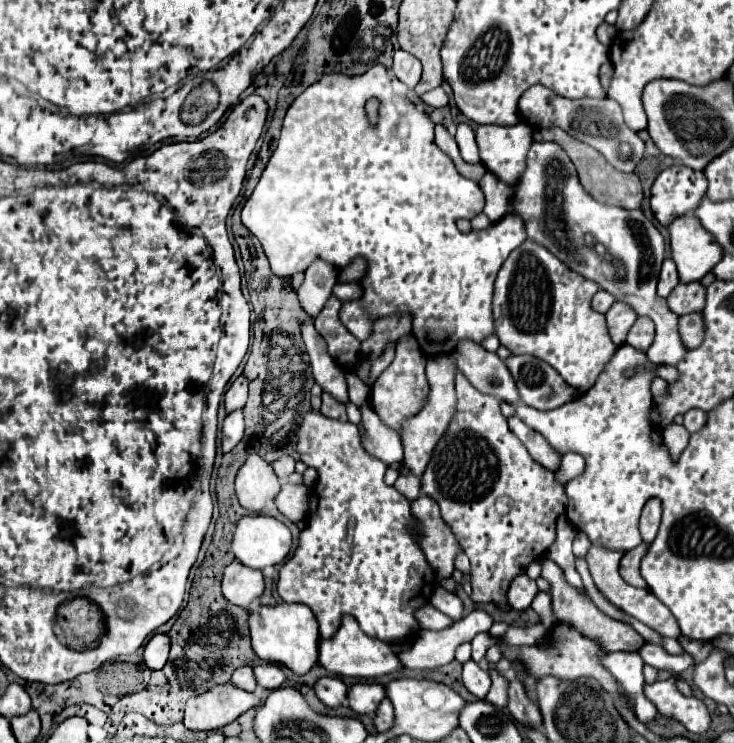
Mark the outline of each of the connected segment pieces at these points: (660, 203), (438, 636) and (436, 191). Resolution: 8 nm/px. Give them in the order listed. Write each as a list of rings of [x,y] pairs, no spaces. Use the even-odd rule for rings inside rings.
[[[673,165],[655,179],[651,187],[651,209],[661,225],[697,209],[707,191],[707,177],[703,171],[685,165]]]
[[[473,611],[465,619],[449,625],[445,631],[419,631],[407,651],[397,657],[407,669],[437,669],[453,661],[455,649],[471,641],[477,633],[489,631],[493,617],[487,611]]]
[[[381,63],[373,65],[369,71],[365,71],[363,75],[357,75],[357,77],[345,77],[343,73],[327,73],[325,77],[321,77],[321,81],[313,83],[311,87],[307,87],[293,101],[293,105],[289,107],[289,111],[285,115],[285,121],[283,121],[283,131],[281,131],[281,137],[279,137],[279,145],[273,151],[273,155],[271,155],[271,159],[269,159],[269,163],[267,163],[267,167],[265,167],[265,171],[263,171],[259,183],[257,183],[257,187],[253,189],[251,197],[245,201],[245,205],[241,209],[241,223],[261,241],[263,251],[265,251],[265,255],[269,259],[271,271],[277,277],[289,279],[295,273],[303,273],[317,259],[321,259],[325,263],[331,263],[337,269],[345,269],[355,257],[363,257],[367,261],[367,271],[359,279],[363,295],[359,299],[353,299],[353,301],[343,301],[343,307],[339,311],[341,323],[359,341],[365,341],[365,339],[371,337],[373,323],[377,319],[387,317],[387,315],[395,315],[395,313],[399,313],[399,315],[409,313],[411,319],[413,319],[411,333],[417,339],[417,343],[423,349],[423,353],[427,353],[427,355],[449,353],[449,349],[453,351],[457,347],[457,343],[463,341],[463,339],[469,339],[469,341],[475,341],[475,343],[483,343],[485,337],[495,333],[495,329],[493,329],[493,315],[491,315],[491,299],[493,299],[493,283],[495,283],[497,271],[501,269],[501,265],[507,259],[507,255],[527,239],[525,237],[525,223],[521,221],[521,217],[516,215],[503,217],[499,223],[493,223],[491,227],[487,227],[483,231],[461,233],[457,229],[455,221],[459,219],[473,219],[473,215],[483,211],[485,197],[483,197],[483,191],[481,191],[478,183],[469,181],[463,175],[459,175],[455,165],[451,165],[451,159],[445,153],[441,153],[441,149],[437,149],[437,145],[433,141],[433,127],[435,125],[433,125],[431,117],[425,111],[421,111],[413,101],[409,101],[407,97],[399,95],[393,89],[391,73]],[[369,97],[377,97],[379,103],[381,103],[375,125],[369,121],[367,111],[365,111],[365,101]]]

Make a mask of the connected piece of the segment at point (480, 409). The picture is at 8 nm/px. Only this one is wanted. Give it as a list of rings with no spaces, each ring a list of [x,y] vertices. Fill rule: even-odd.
[[[457,373],[457,417],[437,443],[433,457],[421,477],[421,491],[433,497],[441,507],[441,517],[453,529],[463,551],[471,561],[471,599],[475,603],[507,605],[507,589],[515,575],[525,573],[531,561],[543,557],[557,537],[555,519],[565,511],[567,497],[563,485],[555,481],[553,471],[539,465],[507,427],[499,401],[477,391],[463,373]]]

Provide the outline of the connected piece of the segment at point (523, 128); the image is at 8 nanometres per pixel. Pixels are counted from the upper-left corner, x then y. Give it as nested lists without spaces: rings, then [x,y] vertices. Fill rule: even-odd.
[[[523,121],[517,125],[479,125],[475,137],[485,167],[501,181],[515,185],[525,171],[533,129]]]

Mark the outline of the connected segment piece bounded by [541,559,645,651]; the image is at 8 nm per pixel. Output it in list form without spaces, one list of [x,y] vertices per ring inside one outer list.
[[[545,559],[543,561],[541,577],[547,579],[549,585],[551,585],[549,595],[553,599],[553,615],[559,621],[565,621],[565,623],[577,627],[587,637],[595,639],[603,649],[607,649],[607,651],[637,651],[645,643],[643,637],[629,623],[623,623],[623,621],[617,621],[617,619],[607,617],[603,611],[599,611],[595,607],[595,603],[591,601],[591,597],[585,591],[569,585],[567,579],[565,579],[565,575],[563,575],[563,571],[561,571],[561,567],[557,563],[553,563],[551,559]]]

